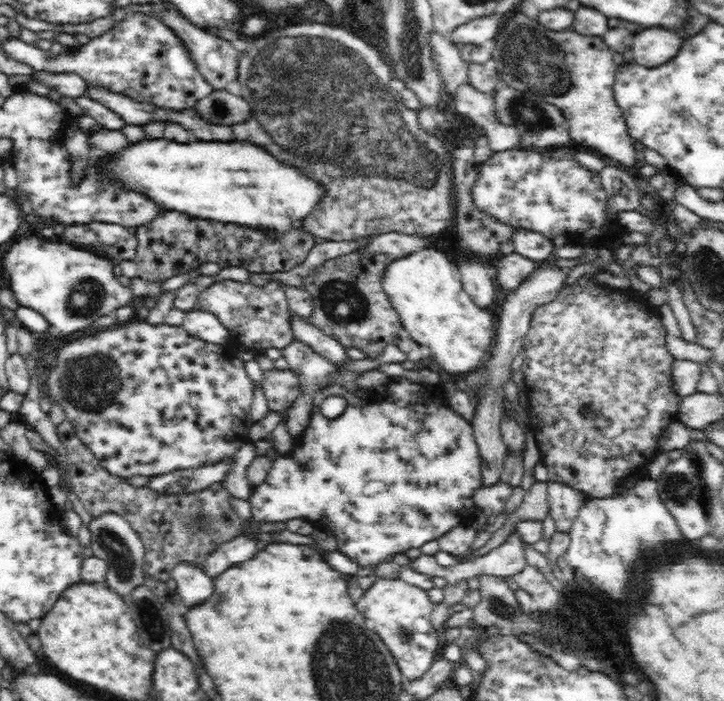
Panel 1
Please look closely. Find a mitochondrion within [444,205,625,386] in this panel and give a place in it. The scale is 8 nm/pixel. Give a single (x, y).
(590, 339)

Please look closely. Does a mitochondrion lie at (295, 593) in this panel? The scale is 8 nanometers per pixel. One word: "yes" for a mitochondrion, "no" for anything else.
no

